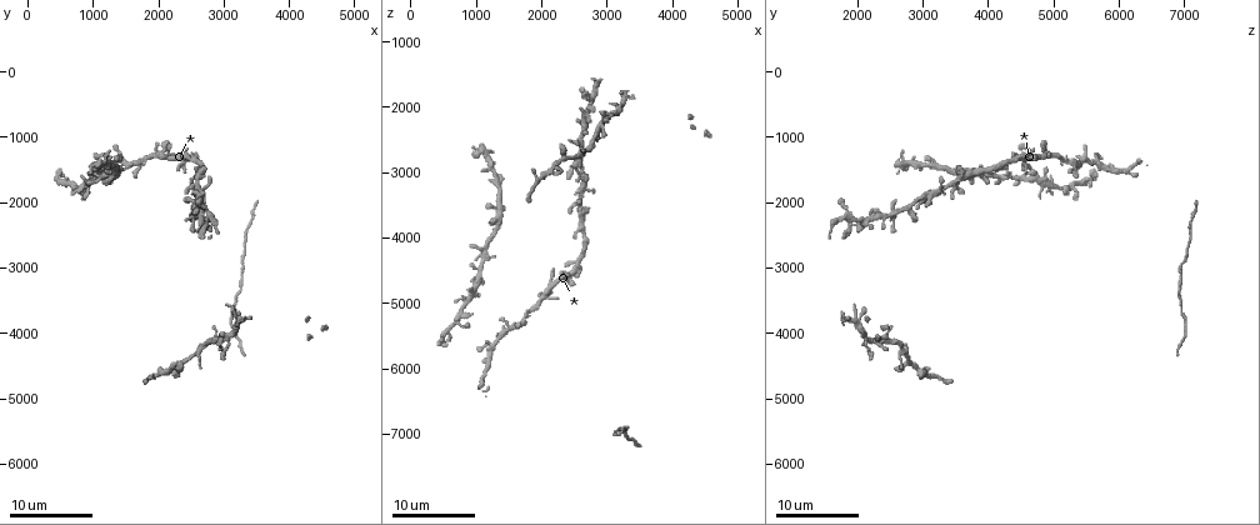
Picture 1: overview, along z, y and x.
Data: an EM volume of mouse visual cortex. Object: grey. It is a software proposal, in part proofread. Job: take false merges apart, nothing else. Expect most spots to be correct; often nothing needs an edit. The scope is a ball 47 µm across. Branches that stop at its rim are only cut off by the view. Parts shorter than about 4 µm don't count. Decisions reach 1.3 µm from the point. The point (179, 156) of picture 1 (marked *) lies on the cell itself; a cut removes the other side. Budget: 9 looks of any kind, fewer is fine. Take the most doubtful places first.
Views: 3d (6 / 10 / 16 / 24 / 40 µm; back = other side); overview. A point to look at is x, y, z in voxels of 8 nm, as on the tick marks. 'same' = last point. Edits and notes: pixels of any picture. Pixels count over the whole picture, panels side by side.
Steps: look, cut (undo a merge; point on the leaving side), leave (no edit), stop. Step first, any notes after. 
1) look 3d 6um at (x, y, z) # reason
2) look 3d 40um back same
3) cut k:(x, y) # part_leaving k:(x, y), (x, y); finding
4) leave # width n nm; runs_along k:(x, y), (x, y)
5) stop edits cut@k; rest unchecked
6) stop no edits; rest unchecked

look 3d 16um at (1550, 1500, 5400) # three-way junction

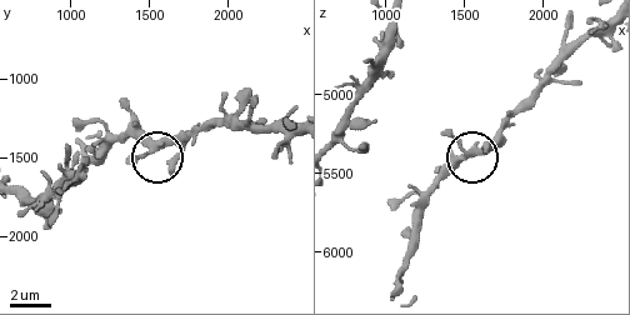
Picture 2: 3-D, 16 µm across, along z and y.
look 3d 10um at (1500, 1480, 5360)

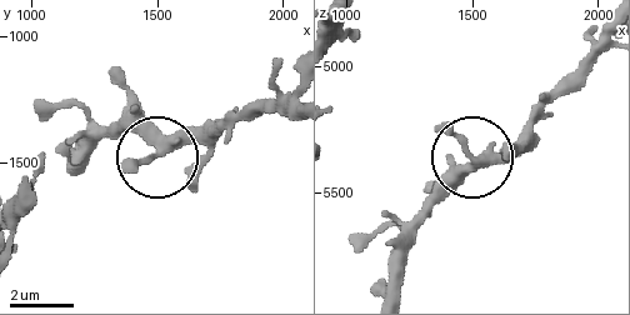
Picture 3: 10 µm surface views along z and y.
leave # width 280 nm; runs_along 3:(291, 109), (243, 109), (156, 153), (130, 134), (84, 134); continuous, no second cell

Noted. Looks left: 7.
look 3d 16um at (950, 1700, 4700) # branch point

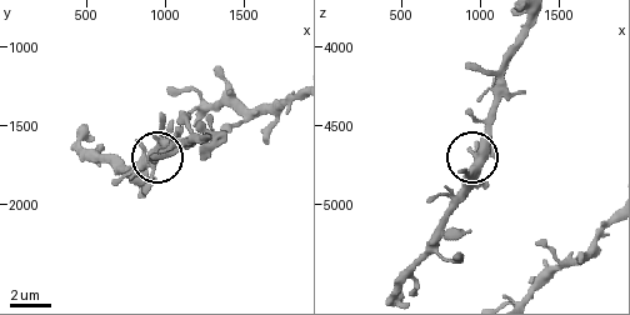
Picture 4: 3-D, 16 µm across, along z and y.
look 3d 10um same # closer look

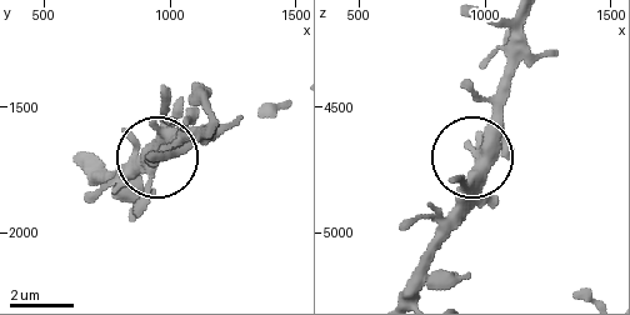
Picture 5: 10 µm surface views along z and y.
leave # width 450 nm; continuous, no second cell

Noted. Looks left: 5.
look 3d 24um at (2700, 2300, 2100) # four-way junction

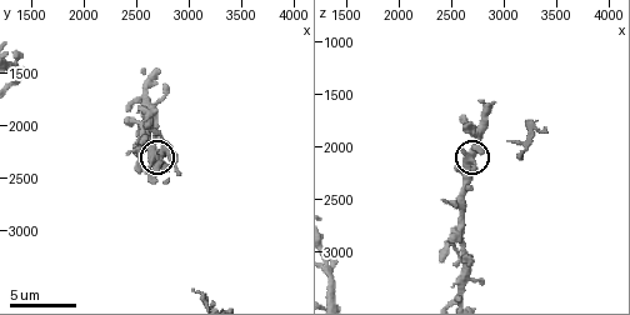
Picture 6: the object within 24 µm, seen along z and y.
look 3d 6um same

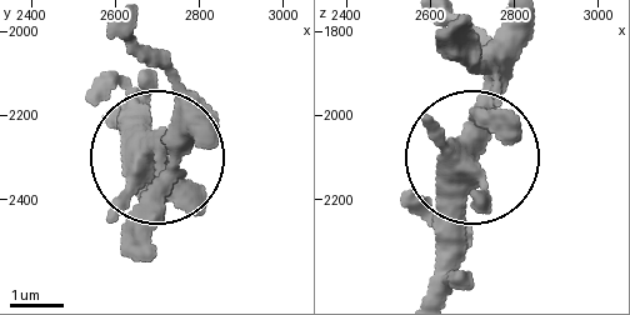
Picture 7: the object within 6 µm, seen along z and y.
leave # runs_along 7:(434, 289), (443, 208), (496, 100), (474, 25); continuous, no second cell

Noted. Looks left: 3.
look 3d 24um at (2300, 4450, 2850) # two arms in line, one across

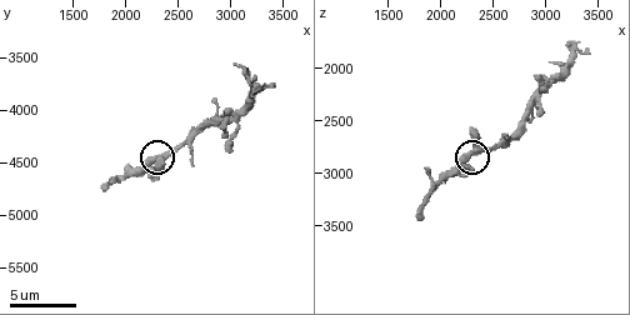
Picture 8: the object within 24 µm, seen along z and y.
look 3d 6um same

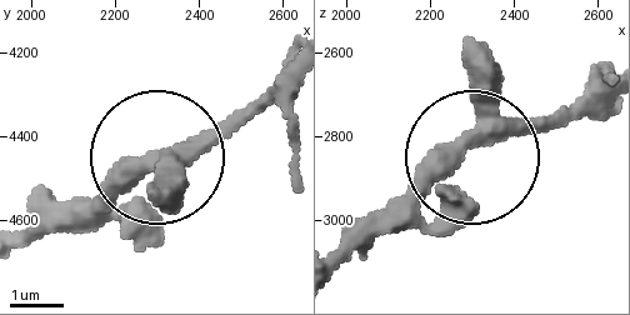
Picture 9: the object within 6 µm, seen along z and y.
leave # continuous, no second cell

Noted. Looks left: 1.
stop no edits; rest unchecked

